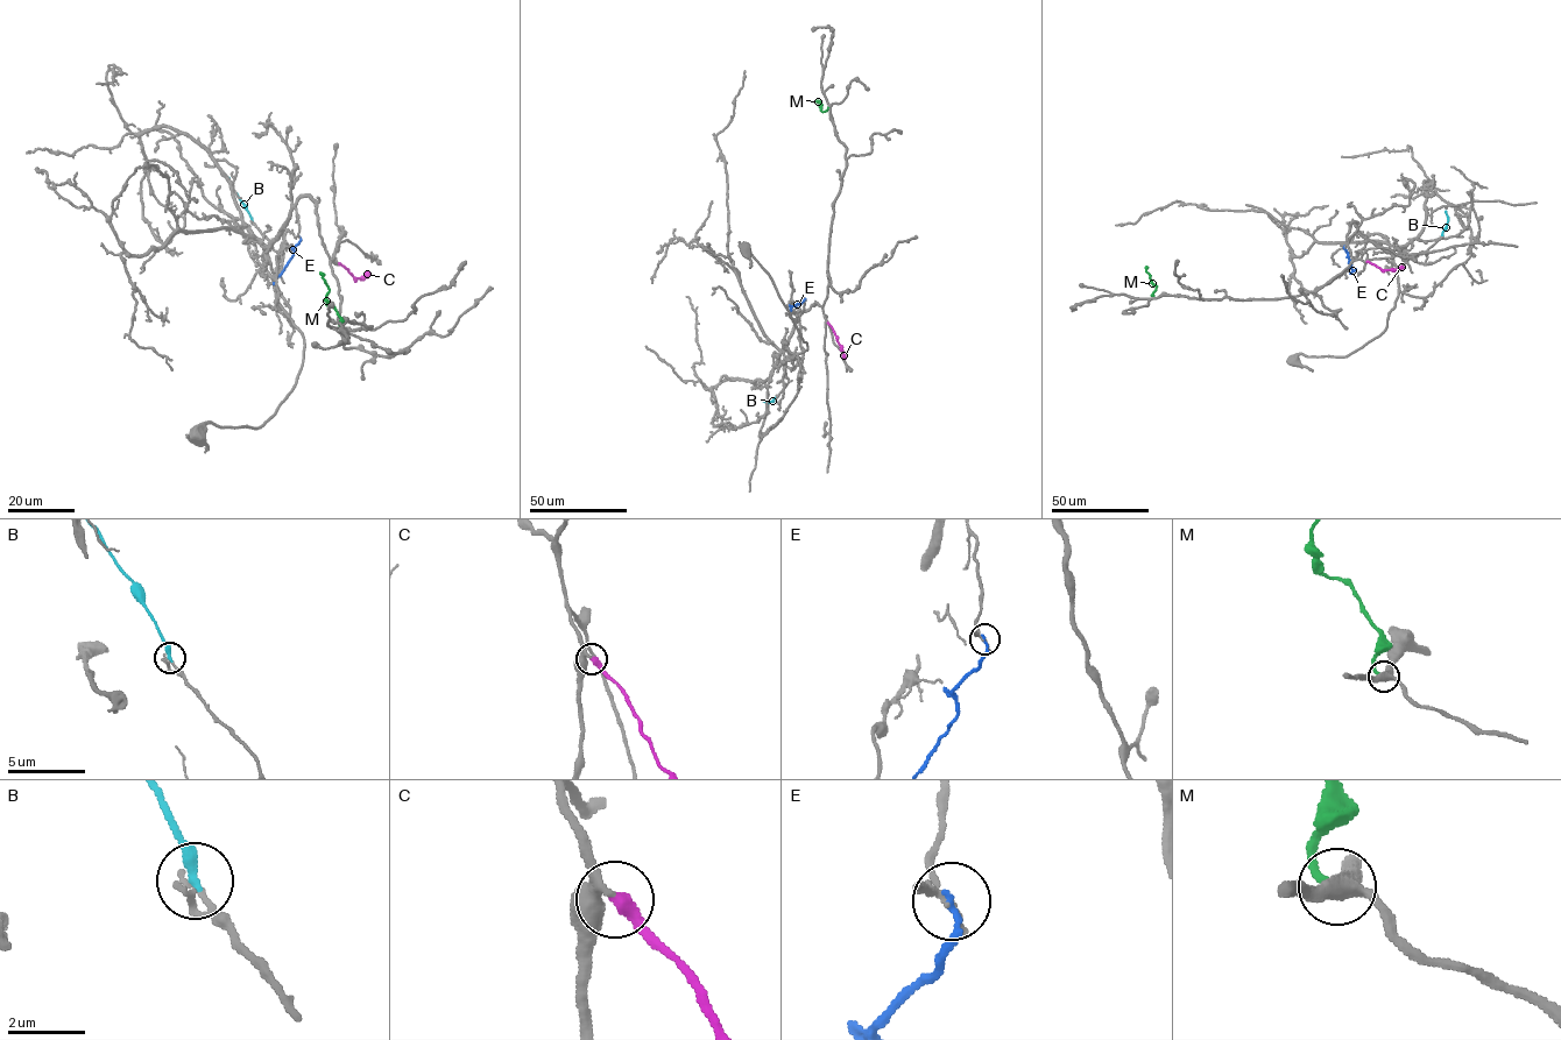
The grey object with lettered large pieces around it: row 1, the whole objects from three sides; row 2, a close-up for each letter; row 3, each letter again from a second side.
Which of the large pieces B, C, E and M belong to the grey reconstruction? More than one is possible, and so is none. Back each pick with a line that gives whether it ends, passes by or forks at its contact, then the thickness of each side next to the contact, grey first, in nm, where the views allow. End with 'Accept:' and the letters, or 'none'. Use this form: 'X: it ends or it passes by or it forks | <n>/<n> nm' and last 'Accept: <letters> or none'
C: it ends | 200/400 nm
Accept: C

